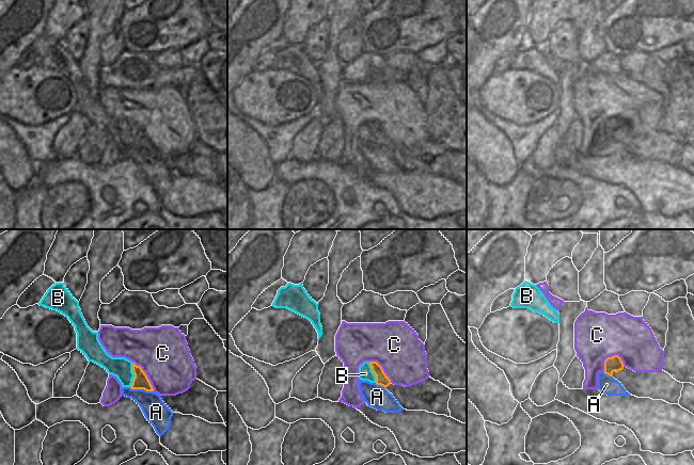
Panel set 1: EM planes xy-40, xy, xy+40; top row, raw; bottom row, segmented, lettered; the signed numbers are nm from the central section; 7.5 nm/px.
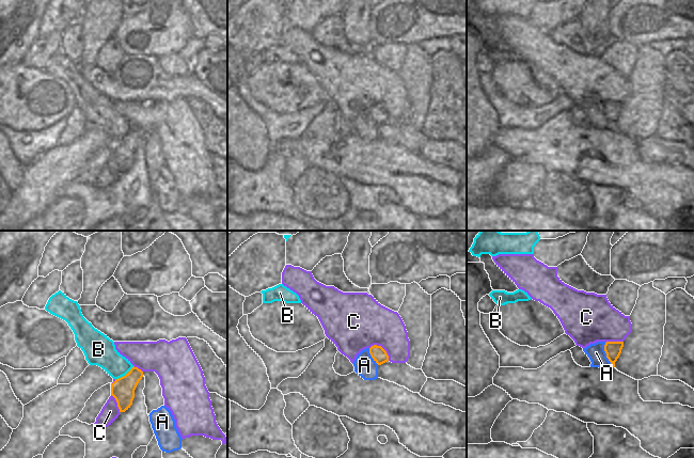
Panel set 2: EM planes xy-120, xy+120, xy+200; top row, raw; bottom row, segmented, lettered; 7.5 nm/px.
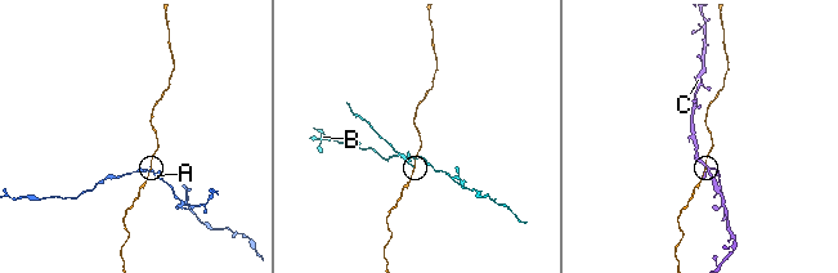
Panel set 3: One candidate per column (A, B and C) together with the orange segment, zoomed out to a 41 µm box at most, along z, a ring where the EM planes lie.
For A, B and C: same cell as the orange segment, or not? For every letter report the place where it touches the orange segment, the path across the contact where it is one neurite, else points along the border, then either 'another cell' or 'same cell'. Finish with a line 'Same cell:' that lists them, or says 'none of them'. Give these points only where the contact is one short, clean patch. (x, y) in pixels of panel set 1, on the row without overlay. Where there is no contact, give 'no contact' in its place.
A: meets orange in xy-40 at (141, 149); another cell
B: meets orange in xy-40 at (133, 134); border along xy-40 (132, 124), (133, 140), (129, 147); another cell
C: meets orange in xy+40 at (616, 116); another cell
Same cell: none of them

